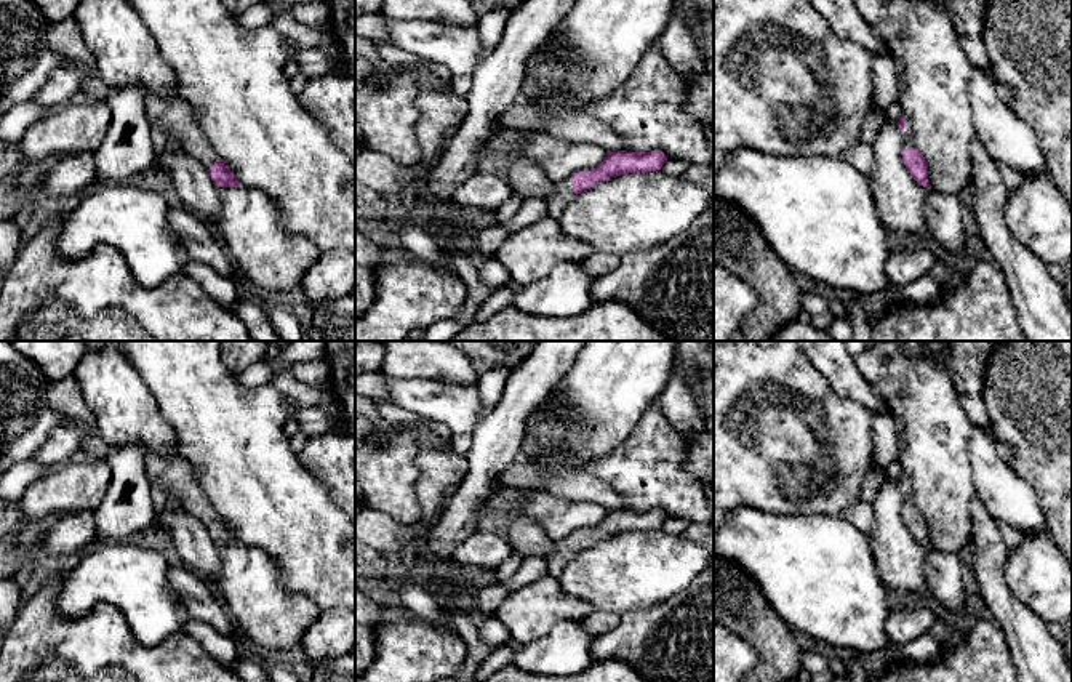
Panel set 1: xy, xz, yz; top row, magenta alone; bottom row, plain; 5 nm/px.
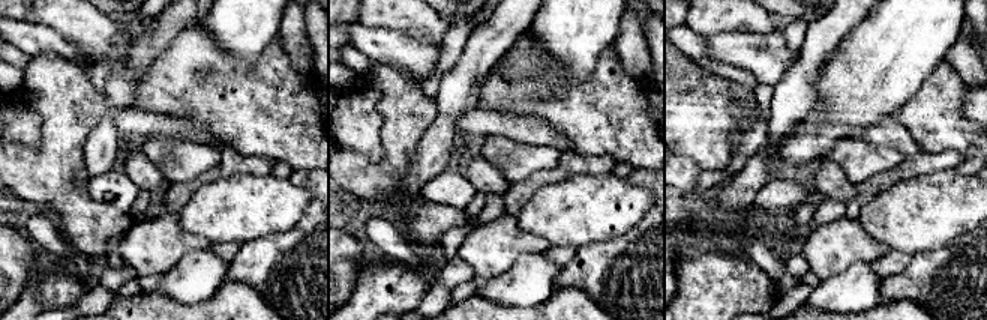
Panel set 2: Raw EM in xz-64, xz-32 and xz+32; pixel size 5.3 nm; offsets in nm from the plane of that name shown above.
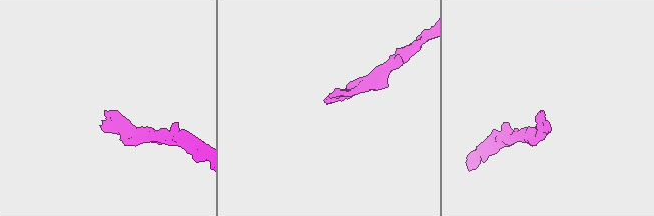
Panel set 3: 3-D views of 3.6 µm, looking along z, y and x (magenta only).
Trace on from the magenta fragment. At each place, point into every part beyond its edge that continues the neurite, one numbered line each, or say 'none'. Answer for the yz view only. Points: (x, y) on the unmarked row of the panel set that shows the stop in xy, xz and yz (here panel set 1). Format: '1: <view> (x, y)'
1: yz (908, 485)

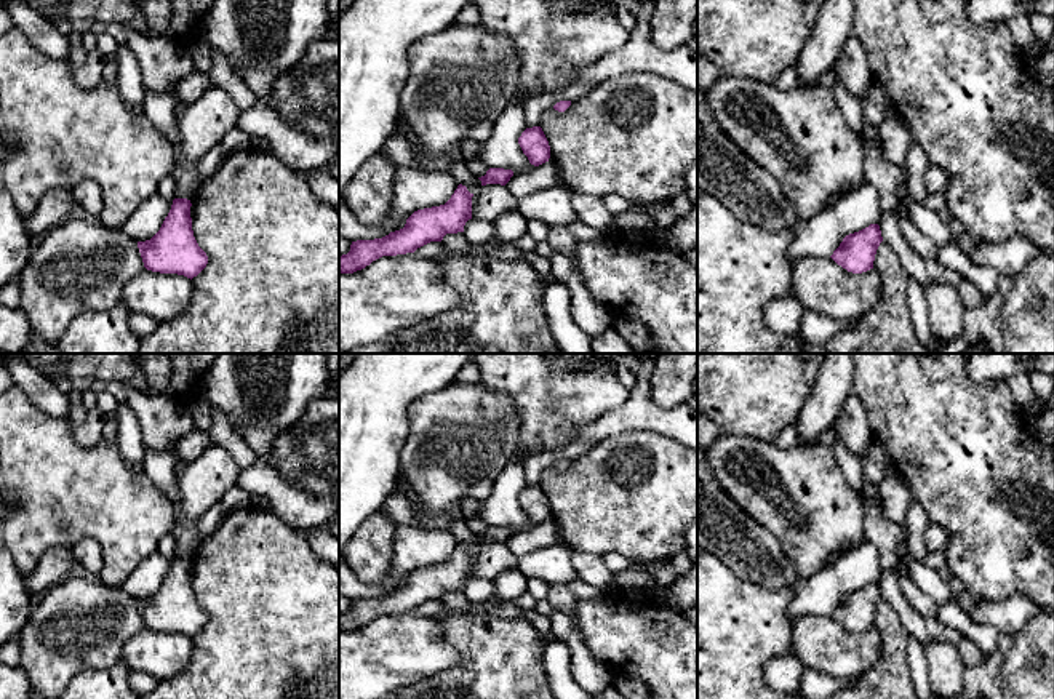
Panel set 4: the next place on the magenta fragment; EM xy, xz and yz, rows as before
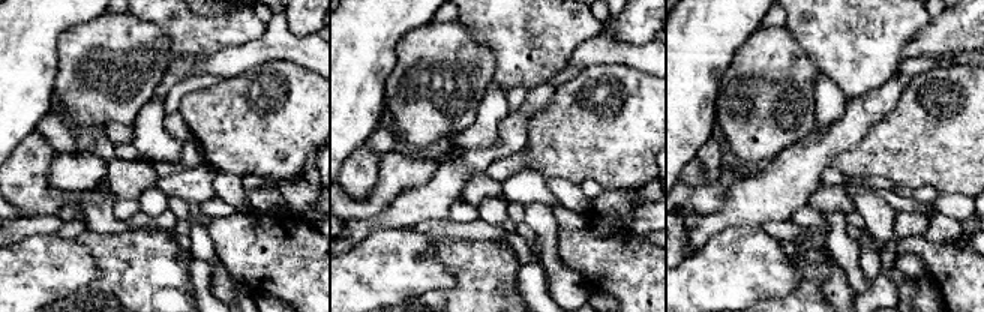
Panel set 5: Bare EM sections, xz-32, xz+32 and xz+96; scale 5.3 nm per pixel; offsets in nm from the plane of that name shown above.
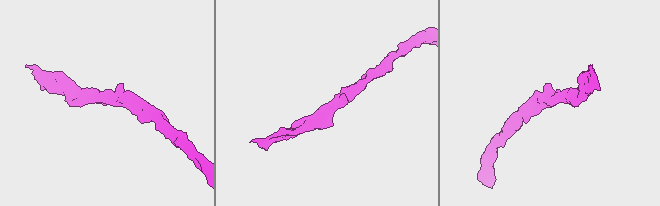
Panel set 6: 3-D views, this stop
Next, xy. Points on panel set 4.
none

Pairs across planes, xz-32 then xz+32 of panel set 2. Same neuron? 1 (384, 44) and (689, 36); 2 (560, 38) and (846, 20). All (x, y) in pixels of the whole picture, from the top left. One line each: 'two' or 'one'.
1: two
2: two

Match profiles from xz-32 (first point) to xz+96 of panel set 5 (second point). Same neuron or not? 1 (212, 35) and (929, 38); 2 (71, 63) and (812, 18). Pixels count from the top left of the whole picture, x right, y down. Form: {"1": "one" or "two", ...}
{"1": "two", "2": "two"}

